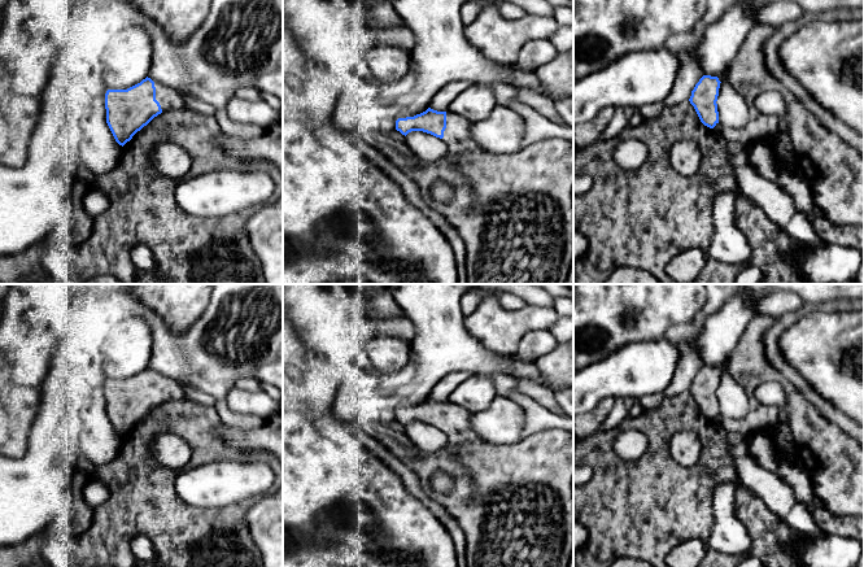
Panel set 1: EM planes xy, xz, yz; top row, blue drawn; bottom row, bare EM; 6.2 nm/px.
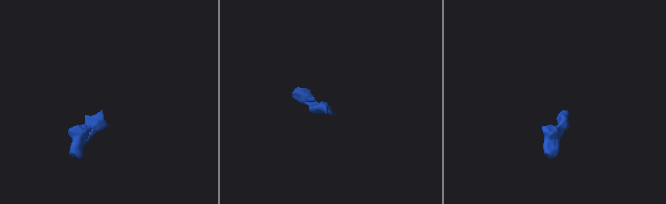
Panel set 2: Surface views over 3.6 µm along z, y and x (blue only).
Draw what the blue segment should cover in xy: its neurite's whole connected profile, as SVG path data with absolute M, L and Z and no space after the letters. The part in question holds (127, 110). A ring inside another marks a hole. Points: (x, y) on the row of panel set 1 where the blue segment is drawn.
M148 77L127 90L105 93L106 123L122 147L154 117L180 108L184 104L178 91Z

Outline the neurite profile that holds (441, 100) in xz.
M454 80L444 86L432 99L429 108L437 112L446 112L450 103L458 97L471 83L467 80Z

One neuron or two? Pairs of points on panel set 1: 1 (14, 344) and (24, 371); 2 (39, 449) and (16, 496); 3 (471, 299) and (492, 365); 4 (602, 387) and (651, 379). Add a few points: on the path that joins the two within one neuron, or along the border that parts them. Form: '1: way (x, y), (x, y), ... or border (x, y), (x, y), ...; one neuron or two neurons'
1: way (16, 350), (24, 358), (24, 365); one neuron
2: way (39, 461), (39, 472), (27, 484); one neuron
3: border (461, 297), (461, 310), (465, 315); two neurons
4: way (614, 383), (633, 383), (640, 379); one neuron

